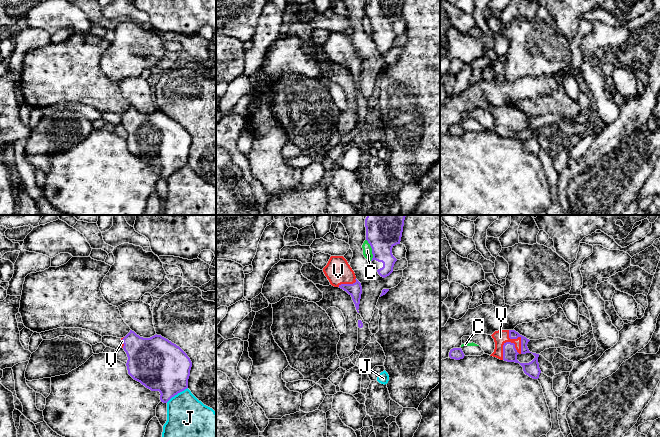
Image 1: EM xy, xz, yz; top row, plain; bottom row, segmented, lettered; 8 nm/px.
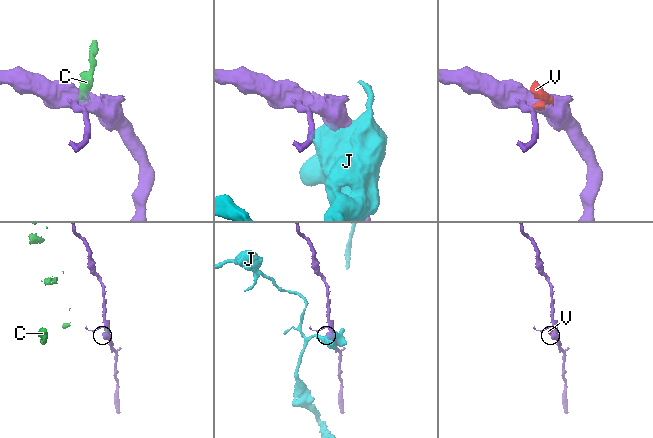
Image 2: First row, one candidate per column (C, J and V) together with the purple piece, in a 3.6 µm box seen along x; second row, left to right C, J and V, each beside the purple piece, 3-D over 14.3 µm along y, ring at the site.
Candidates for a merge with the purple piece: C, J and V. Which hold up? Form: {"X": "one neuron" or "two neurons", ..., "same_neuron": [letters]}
{"C": "two neurons", "J": "two neurons", "V": "one neuron", "same_neuron": ["V"]}

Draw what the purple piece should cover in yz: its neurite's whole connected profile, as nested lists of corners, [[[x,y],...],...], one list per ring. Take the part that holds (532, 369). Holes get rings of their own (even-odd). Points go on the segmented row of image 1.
[[[498,330],[492,335],[495,342],[494,352],[490,355],[507,362],[519,363],[526,375],[538,379],[541,373],[538,363],[539,354],[529,351],[527,344],[530,341],[515,330]],[[532,353],[535,358],[529,363],[520,363],[517,360],[518,354]]]

